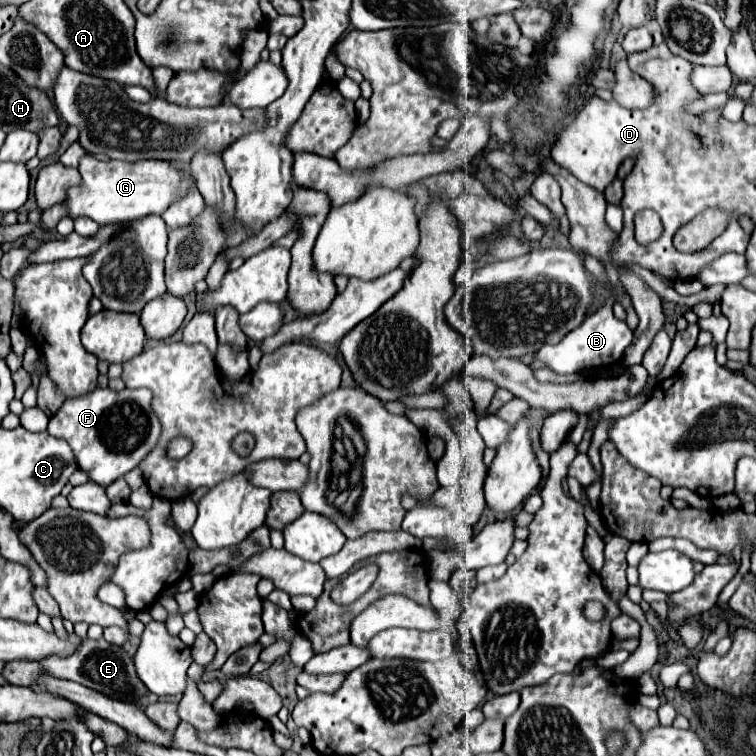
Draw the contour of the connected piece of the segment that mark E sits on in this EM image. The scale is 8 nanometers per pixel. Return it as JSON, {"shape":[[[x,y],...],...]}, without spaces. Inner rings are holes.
{"shape":[[[83,639],[77,645],[77,651],[73,651],[73,655],[65,655],[65,657],[55,655],[53,659],[45,659],[45,663],[41,663],[41,667],[47,675],[53,675],[57,679],[71,679],[71,681],[81,683],[89,689],[95,689],[107,697],[123,699],[129,703],[137,703],[147,693],[147,687],[137,677],[133,659],[121,647],[113,647],[105,639]]]}

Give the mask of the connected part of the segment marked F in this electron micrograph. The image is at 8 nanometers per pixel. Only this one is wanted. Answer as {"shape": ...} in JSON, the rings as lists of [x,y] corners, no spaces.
{"shape":[[[97,387],[83,397],[67,399],[49,419],[47,431],[49,435],[69,443],[79,469],[83,469],[93,483],[107,487],[147,457],[159,441],[161,425],[151,409],[149,389],[123,389],[115,393],[111,389]]]}

